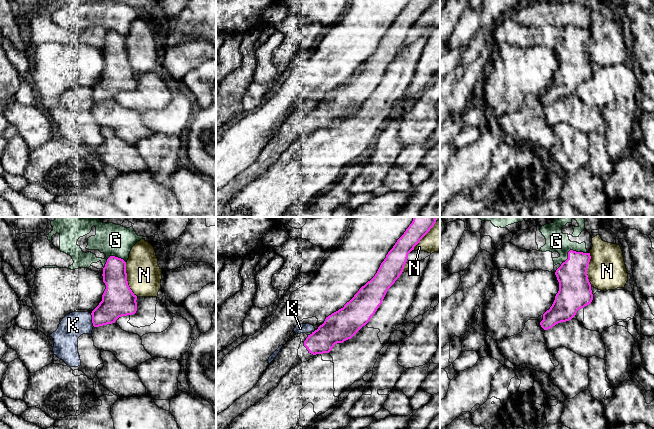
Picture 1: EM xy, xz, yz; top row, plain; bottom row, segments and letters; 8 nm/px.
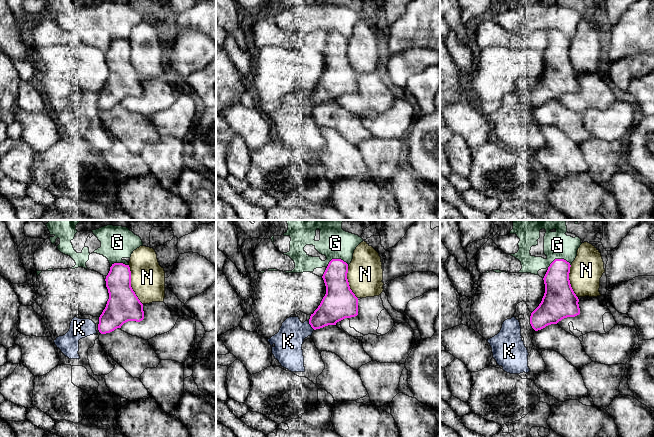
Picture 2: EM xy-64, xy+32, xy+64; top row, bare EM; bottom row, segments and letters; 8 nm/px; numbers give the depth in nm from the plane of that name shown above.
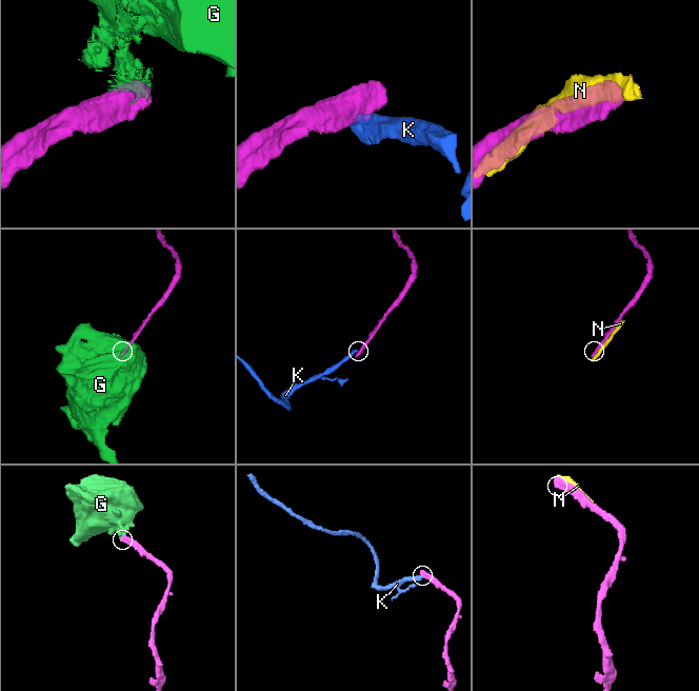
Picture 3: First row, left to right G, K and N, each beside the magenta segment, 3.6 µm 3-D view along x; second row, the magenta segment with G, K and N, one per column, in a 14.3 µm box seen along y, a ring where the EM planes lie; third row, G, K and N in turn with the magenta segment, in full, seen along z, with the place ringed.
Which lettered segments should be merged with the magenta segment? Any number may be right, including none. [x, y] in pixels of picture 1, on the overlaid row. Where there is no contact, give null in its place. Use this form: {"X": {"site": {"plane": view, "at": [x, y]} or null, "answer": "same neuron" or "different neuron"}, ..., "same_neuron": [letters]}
{"G": {"site": {"plane": "yz", "at": [571, 250]}, "answer": "different neuron"}, "K": {"site": {"plane": "xy", "at": [92, 320]}, "answer": "different neuron"}, "N": {"site": {"plane": "xy", "at": [126, 279]}, "answer": "different neuron"}, "same_neuron": []}

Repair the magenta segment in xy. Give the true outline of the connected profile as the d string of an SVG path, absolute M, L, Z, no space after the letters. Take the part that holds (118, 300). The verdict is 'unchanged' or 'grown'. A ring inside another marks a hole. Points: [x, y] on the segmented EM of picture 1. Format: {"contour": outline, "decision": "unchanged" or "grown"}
{"contour": "M110 256L102 276L106 289L102 301L91 313L94 327L115 323L119 317L133 315L137 311L137 296L128 285L126 262Z", "decision": "unchanged"}

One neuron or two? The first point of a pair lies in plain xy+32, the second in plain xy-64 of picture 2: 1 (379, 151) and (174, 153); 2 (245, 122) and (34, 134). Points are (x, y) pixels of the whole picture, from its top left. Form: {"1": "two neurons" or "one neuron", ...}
{"1": "one neuron", "2": "one neuron"}

